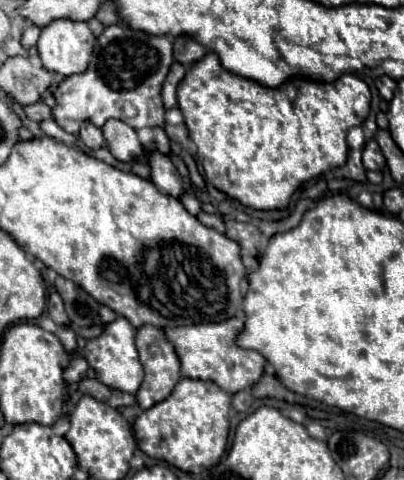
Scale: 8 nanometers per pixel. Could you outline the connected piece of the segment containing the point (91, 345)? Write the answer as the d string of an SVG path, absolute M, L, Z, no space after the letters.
M116 318L114 322L104 326L100 336L90 338L84 348L84 358L96 370L96 378L110 388L136 394L144 380L144 370L136 350L136 328L126 318Z

